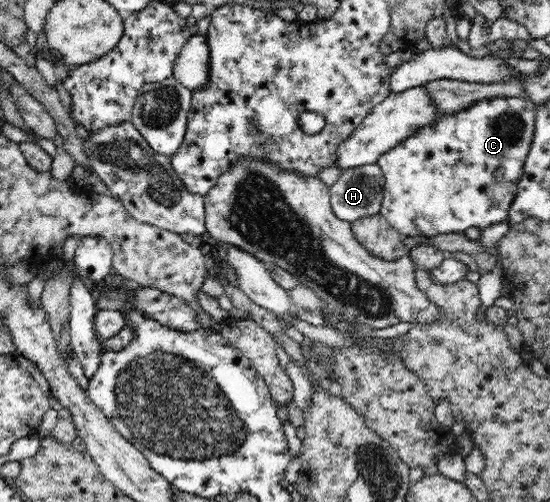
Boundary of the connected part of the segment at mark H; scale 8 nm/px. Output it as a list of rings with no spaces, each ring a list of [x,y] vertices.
[[[377,163],[343,170],[338,180],[330,186],[333,215],[341,218],[341,221],[353,223],[360,218],[380,214],[385,194],[385,183],[384,174]]]

